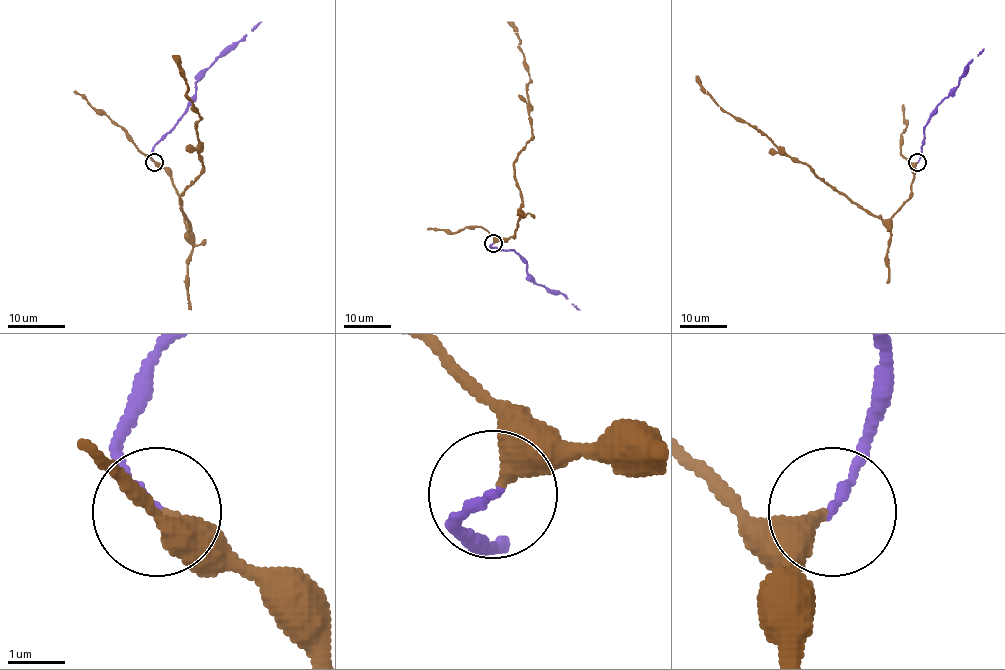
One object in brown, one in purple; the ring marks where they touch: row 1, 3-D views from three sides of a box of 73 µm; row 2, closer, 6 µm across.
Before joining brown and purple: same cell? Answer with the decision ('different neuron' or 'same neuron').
same neuron

